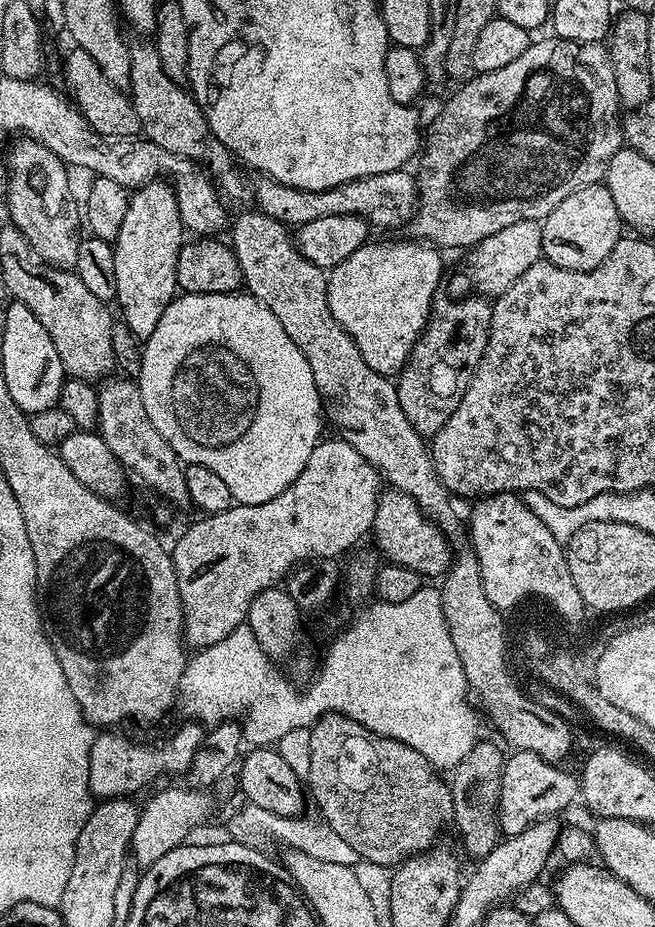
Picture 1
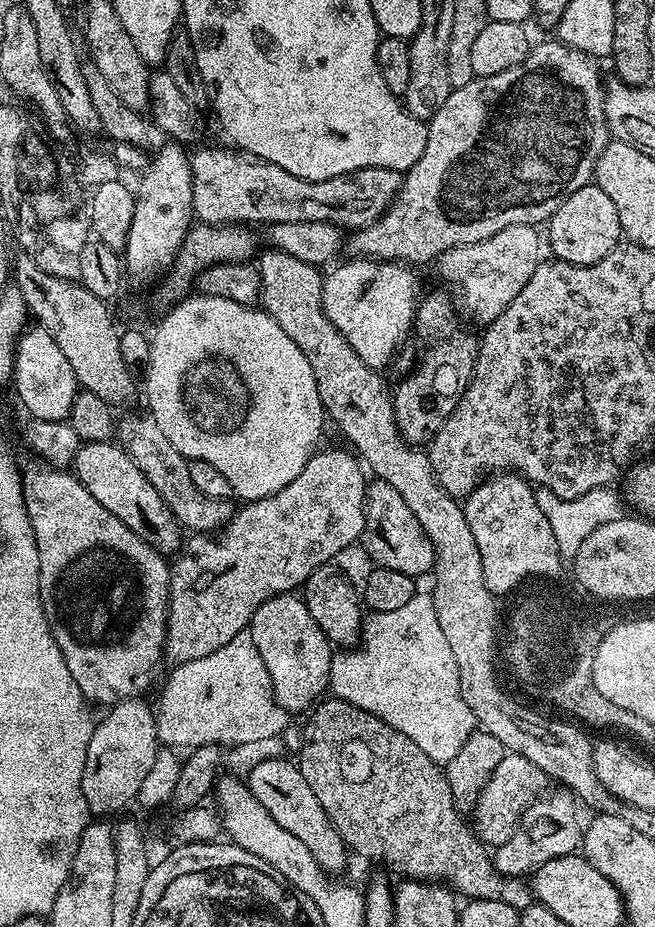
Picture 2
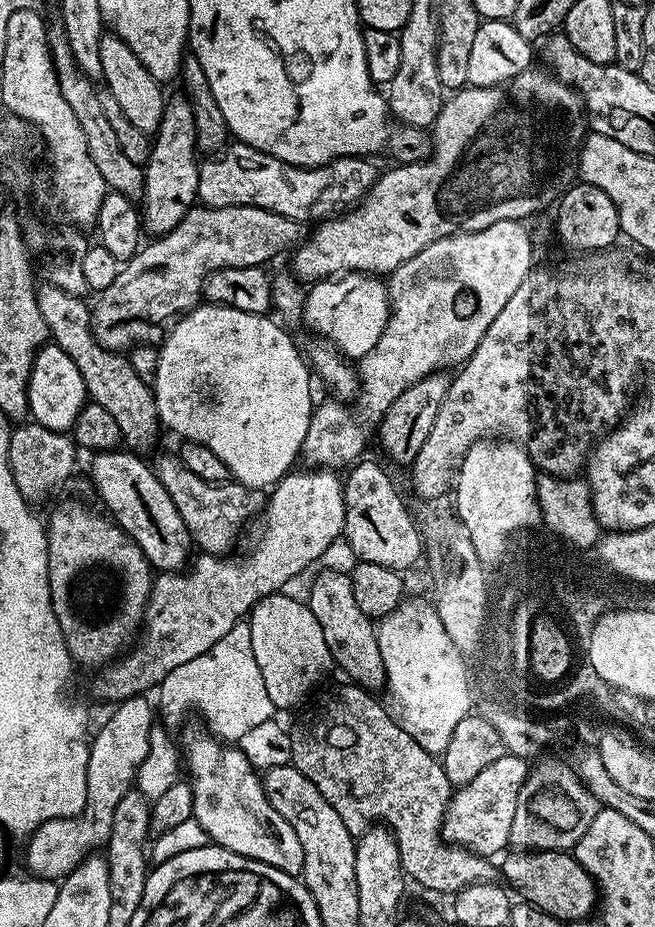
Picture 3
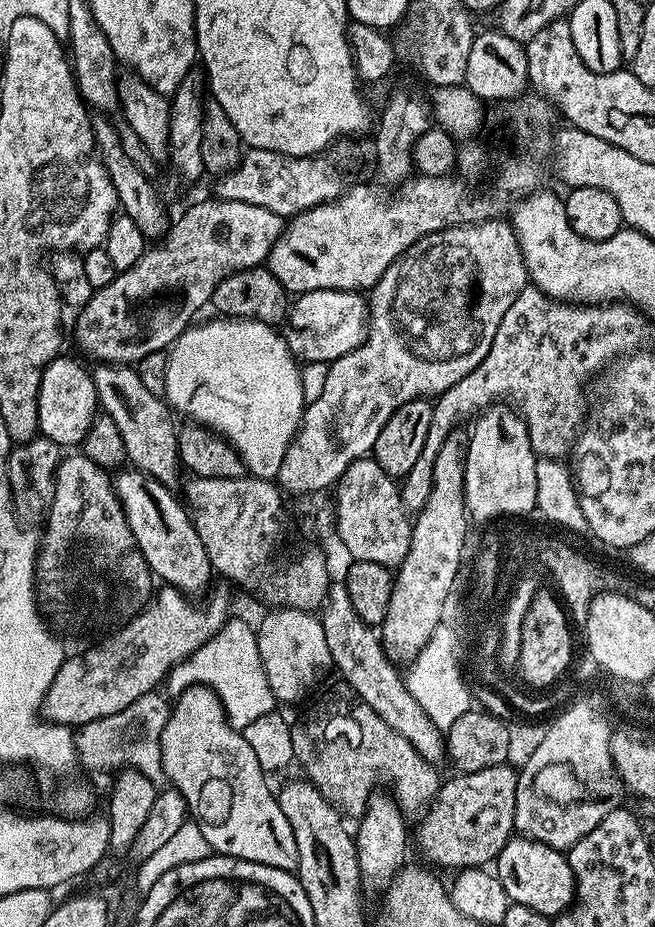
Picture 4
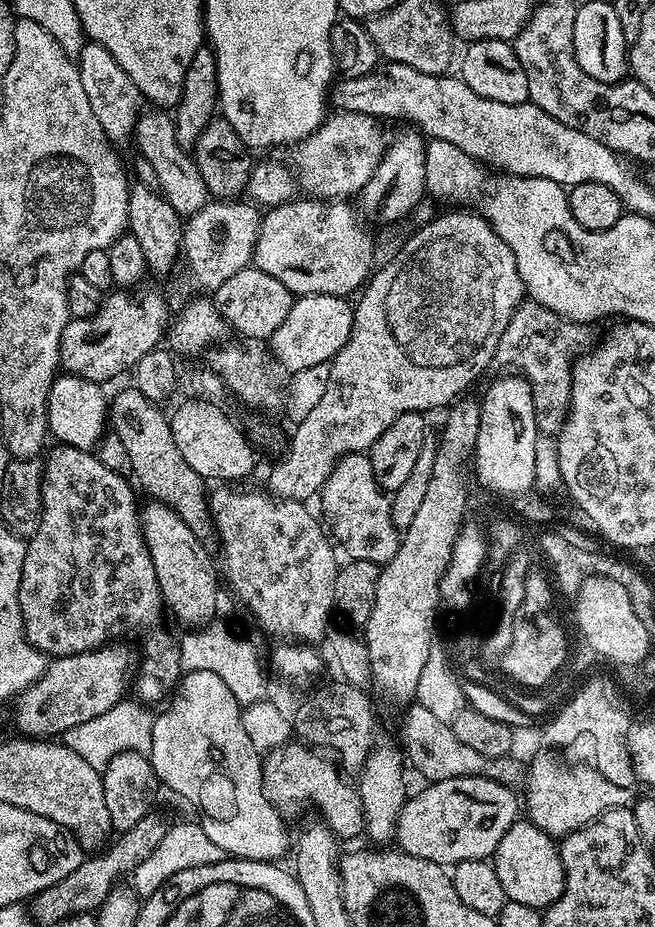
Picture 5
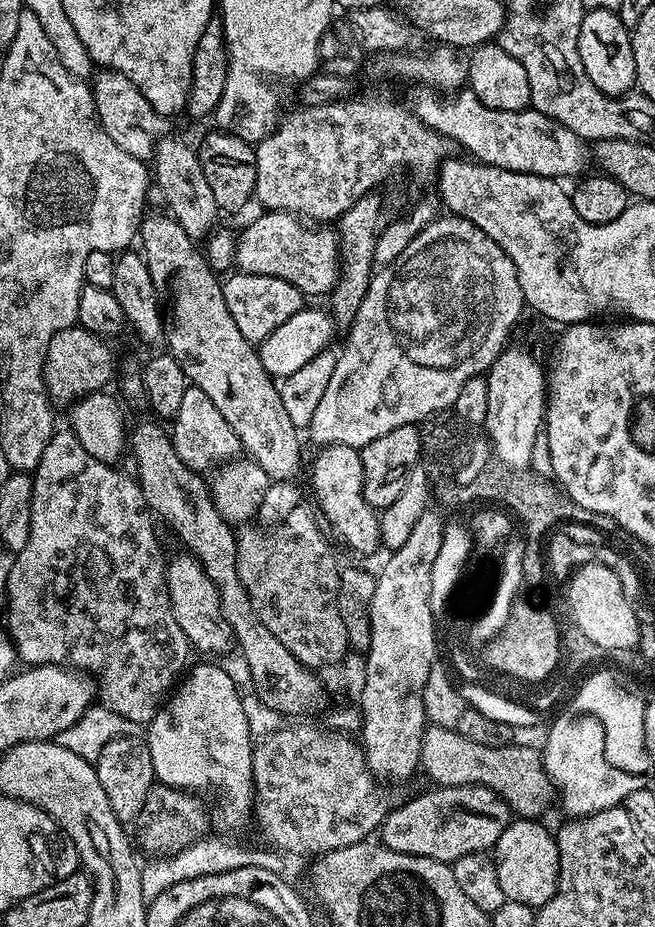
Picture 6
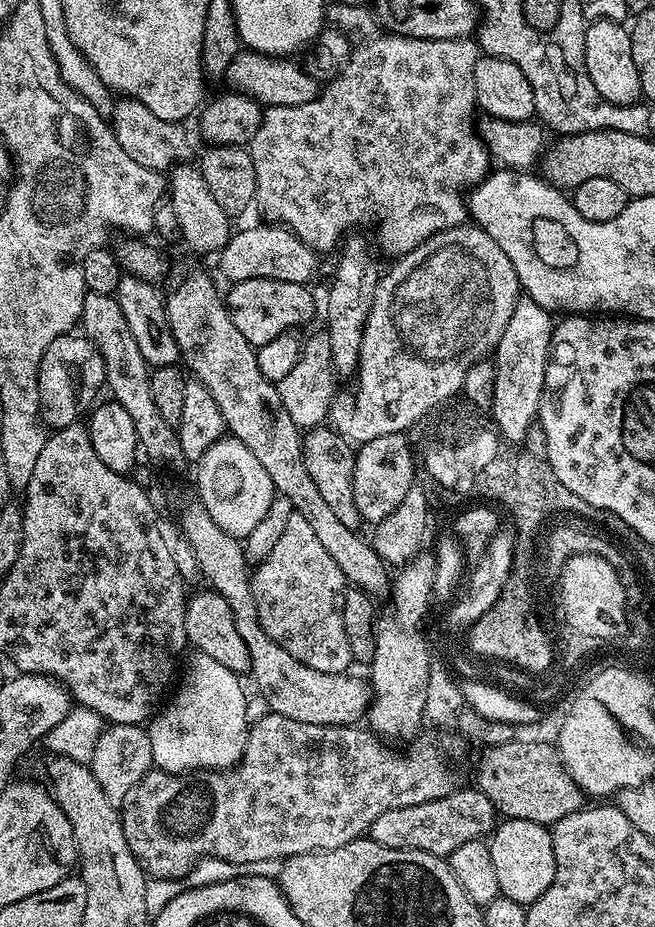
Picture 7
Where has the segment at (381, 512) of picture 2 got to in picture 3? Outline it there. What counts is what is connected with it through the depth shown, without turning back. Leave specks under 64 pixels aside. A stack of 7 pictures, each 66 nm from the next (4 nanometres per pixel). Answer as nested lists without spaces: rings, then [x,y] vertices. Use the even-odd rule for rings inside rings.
[[[369,458],[361,459],[351,465],[343,477],[344,519],[343,539],[348,539],[352,552],[365,564],[377,564],[397,570],[412,568],[425,551],[420,529],[410,508],[404,505],[396,484]]]

